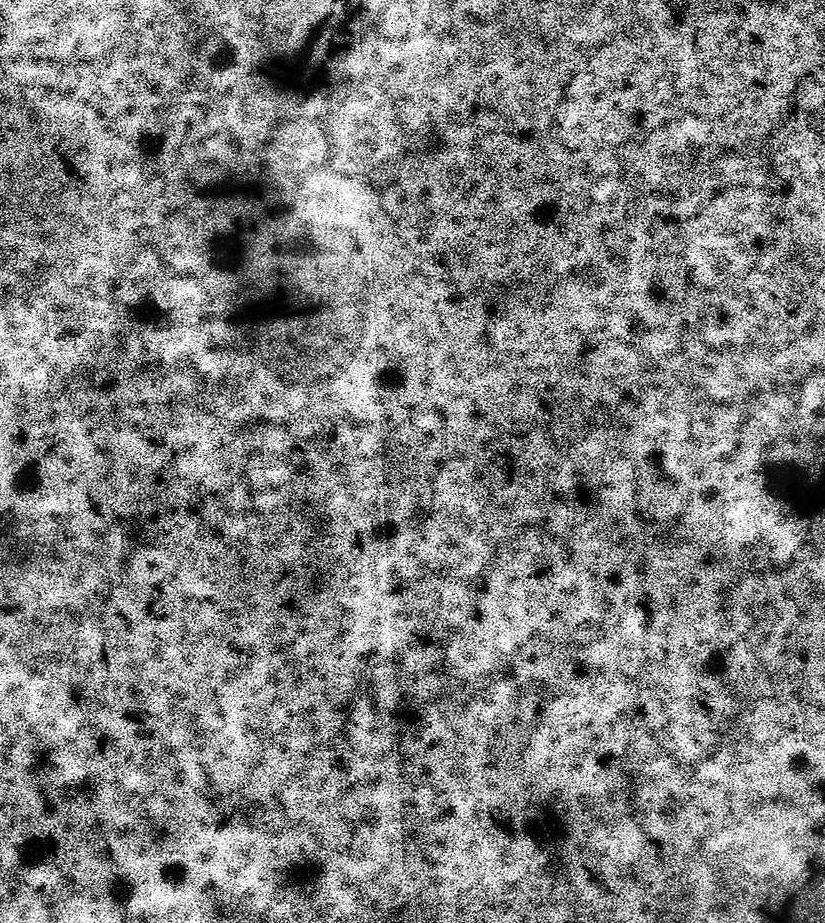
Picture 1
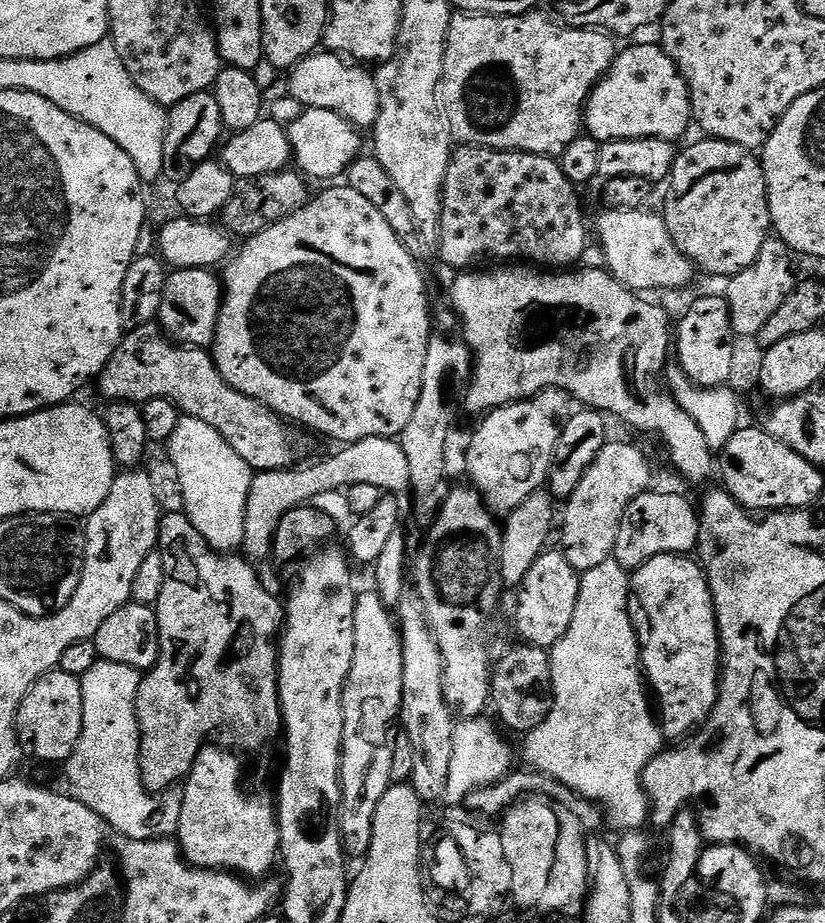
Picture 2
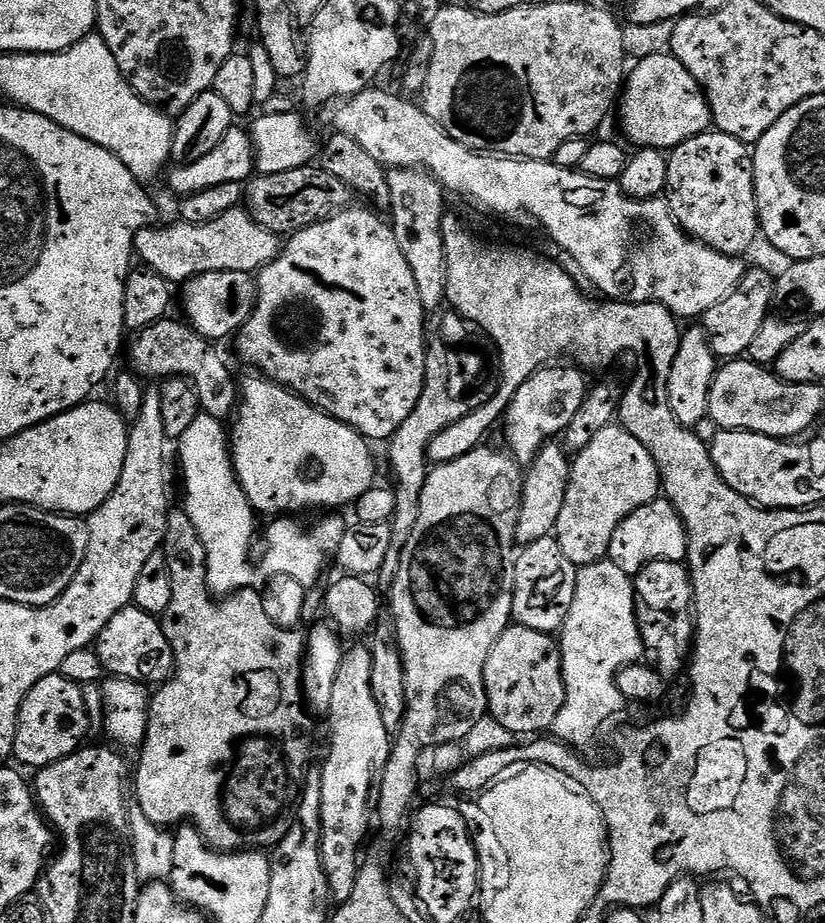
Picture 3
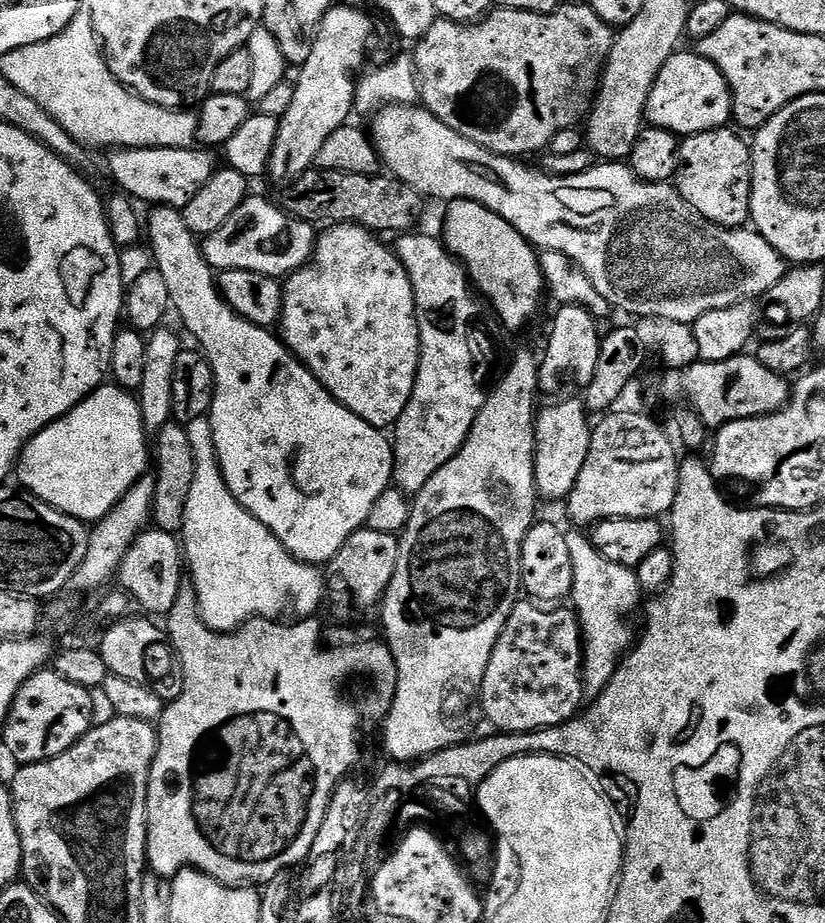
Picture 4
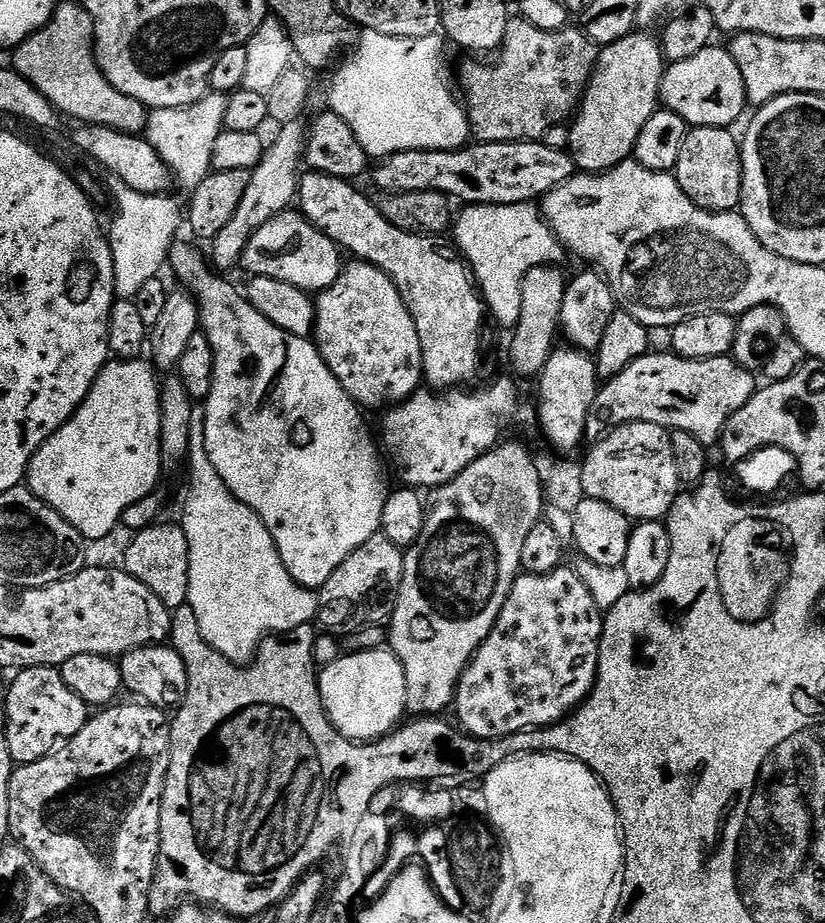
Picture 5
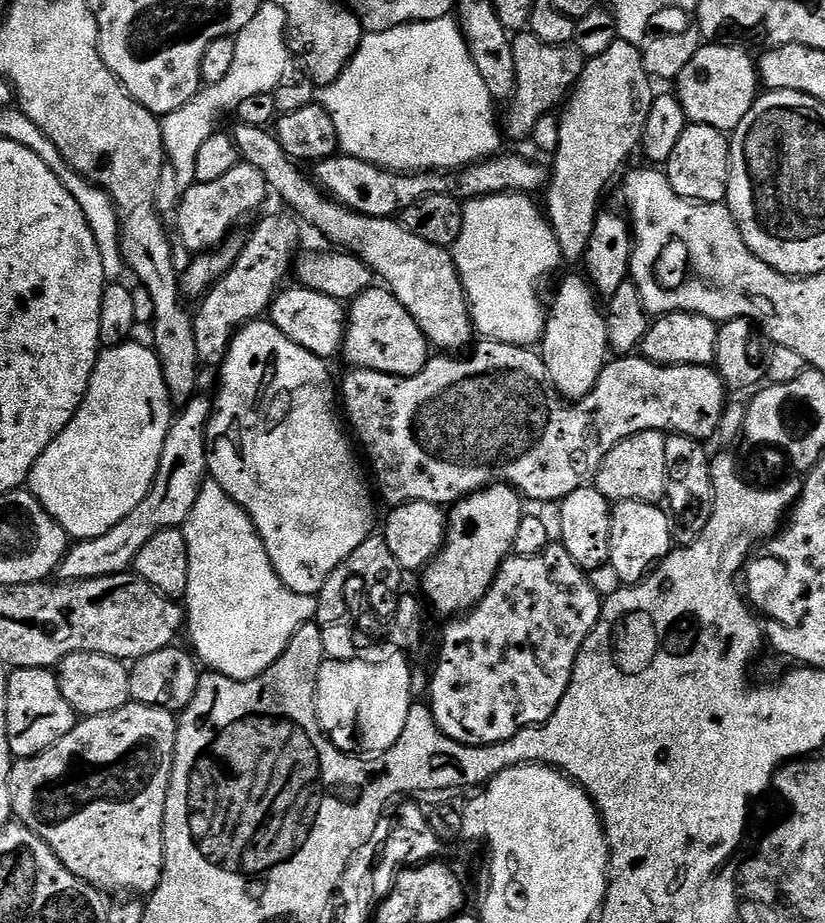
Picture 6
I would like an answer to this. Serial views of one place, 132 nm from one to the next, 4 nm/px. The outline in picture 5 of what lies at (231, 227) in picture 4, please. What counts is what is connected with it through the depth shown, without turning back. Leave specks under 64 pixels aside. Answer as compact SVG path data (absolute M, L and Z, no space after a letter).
M289 210L270 218L248 239L240 264L249 277L278 278L278 282L290 282L290 286L298 286L303 292L319 294L338 282L342 271L340 256L342 249L330 237L305 220L299 211Z

